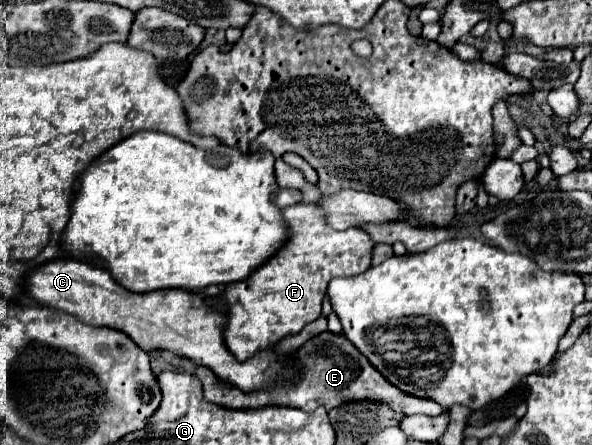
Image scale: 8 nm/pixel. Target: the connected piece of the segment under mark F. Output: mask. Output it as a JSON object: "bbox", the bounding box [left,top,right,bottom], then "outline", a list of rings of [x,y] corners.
{"bbox":[219,204,375,360],"outline":[[[295,204],[281,208],[281,216],[287,224],[289,236],[283,246],[255,272],[251,272],[245,280],[229,284],[219,298],[227,304],[227,324],[223,328],[223,338],[229,352],[239,360],[247,360],[257,352],[277,344],[285,336],[293,336],[303,330],[305,324],[313,322],[321,314],[321,300],[327,292],[329,280],[337,276],[357,276],[371,266],[371,250],[375,242],[361,230],[361,228],[347,228],[347,230],[333,230],[317,204]]]}

